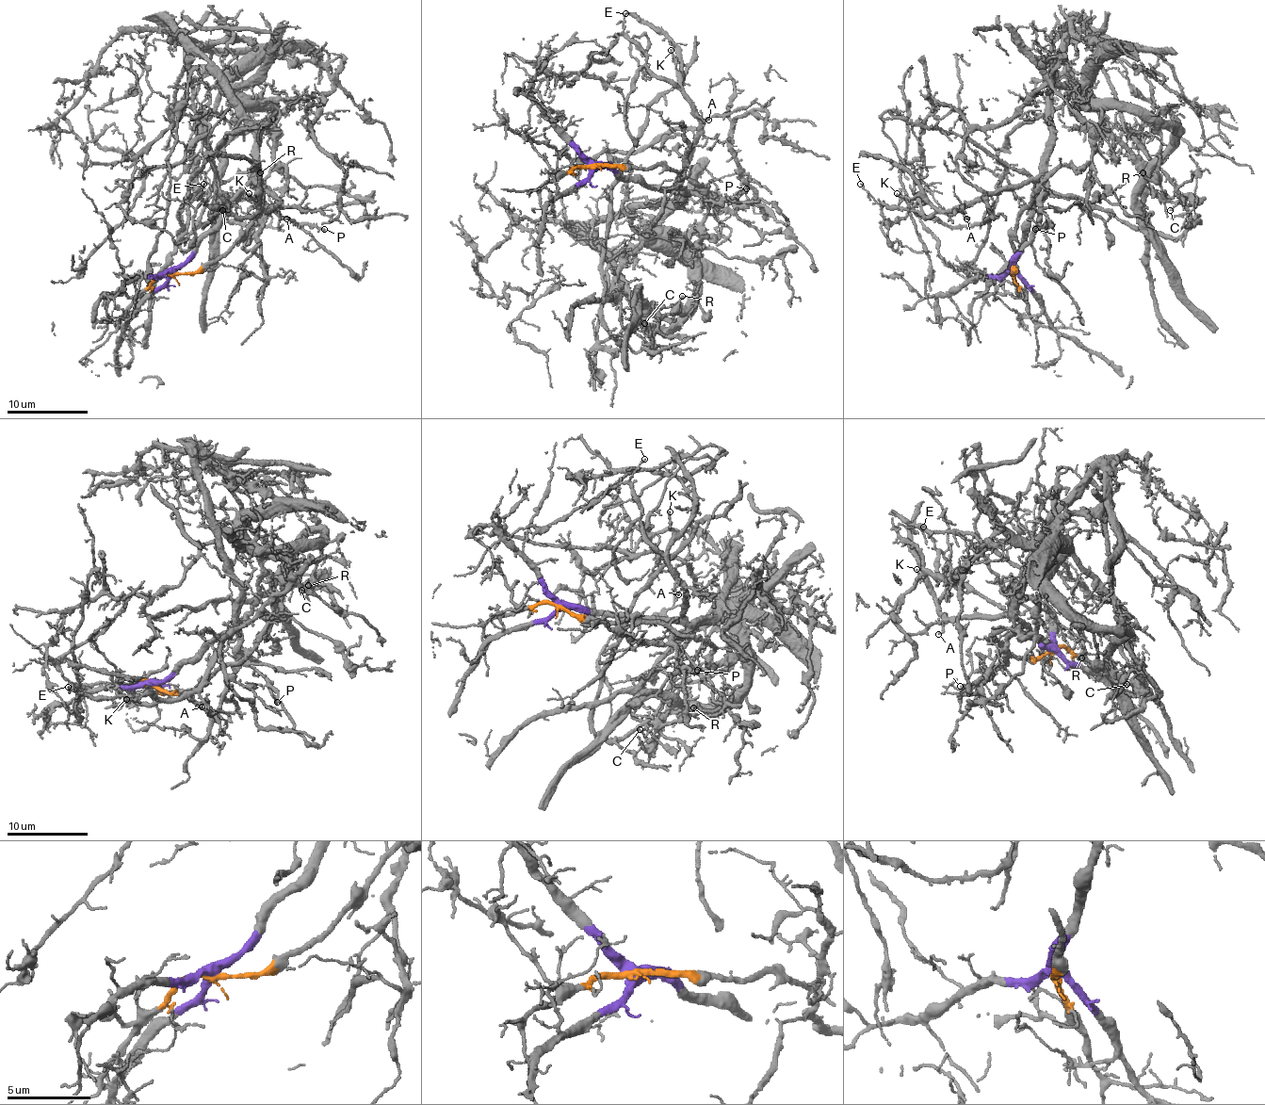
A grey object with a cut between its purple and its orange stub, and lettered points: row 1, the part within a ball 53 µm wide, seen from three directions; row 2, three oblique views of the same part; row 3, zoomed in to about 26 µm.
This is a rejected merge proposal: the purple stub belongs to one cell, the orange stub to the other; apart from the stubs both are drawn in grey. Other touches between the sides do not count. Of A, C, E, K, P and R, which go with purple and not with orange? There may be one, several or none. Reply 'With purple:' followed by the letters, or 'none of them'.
With purple: A, E, K, P

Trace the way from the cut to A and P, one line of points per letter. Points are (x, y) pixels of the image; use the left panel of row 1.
A: (170, 272), (217, 221), (221, 209), (251, 181), (276, 202), (276, 211), (286, 219)
P: (170, 272), (217, 221), (219, 214), (256, 179), (260, 195), (270, 209), (325, 230)

